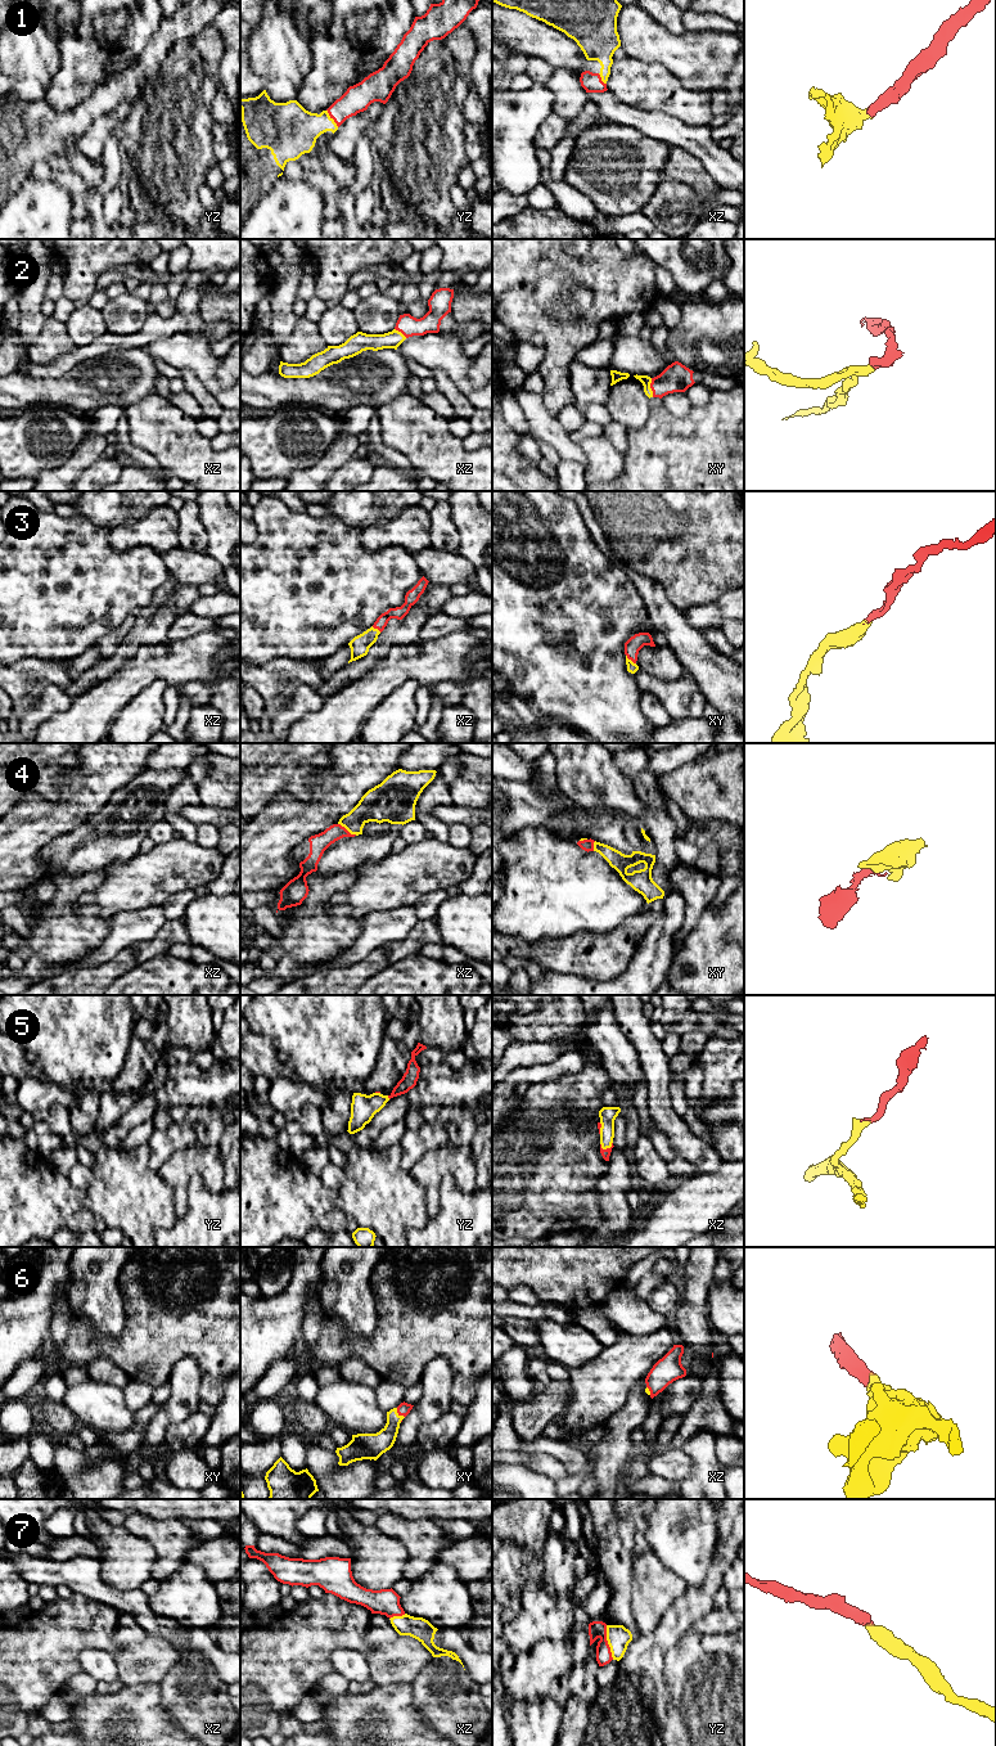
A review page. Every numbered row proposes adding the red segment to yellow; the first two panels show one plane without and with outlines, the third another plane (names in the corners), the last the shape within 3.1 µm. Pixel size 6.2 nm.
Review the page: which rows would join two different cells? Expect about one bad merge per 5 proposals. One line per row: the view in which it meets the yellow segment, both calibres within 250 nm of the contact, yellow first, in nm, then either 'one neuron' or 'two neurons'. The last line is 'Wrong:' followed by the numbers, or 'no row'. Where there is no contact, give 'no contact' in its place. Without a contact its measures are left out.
1: yz | 300/170 nm | one neuron
2: xy | 60/180 nm | one neuron
3: xy | 70/100 nm | one neuron
4: xz | 220/110 nm | one neuron
5: xz | 100/60 nm | one neuron
6: xy | 150/80 nm | one neuron
7: yz | 150/110 nm | one neuron
Wrong: no row

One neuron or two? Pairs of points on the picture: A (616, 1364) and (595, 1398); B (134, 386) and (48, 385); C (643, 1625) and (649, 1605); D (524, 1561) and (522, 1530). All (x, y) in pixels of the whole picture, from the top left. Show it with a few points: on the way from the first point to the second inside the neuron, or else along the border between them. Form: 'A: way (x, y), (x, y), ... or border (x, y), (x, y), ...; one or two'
A: way (613, 1372), (599, 1390); one
B: way (112, 397), (88, 397), (76, 391), (70, 391); one
C: way (645, 1620), (647, 1610); one
D: border (505, 1539), (518, 1547), (527, 1548), (540, 1558); two

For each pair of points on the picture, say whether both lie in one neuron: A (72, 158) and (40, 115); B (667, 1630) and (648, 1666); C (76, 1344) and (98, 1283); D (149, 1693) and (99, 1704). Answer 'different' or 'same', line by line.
A: different
B: same
C: different
D: same

